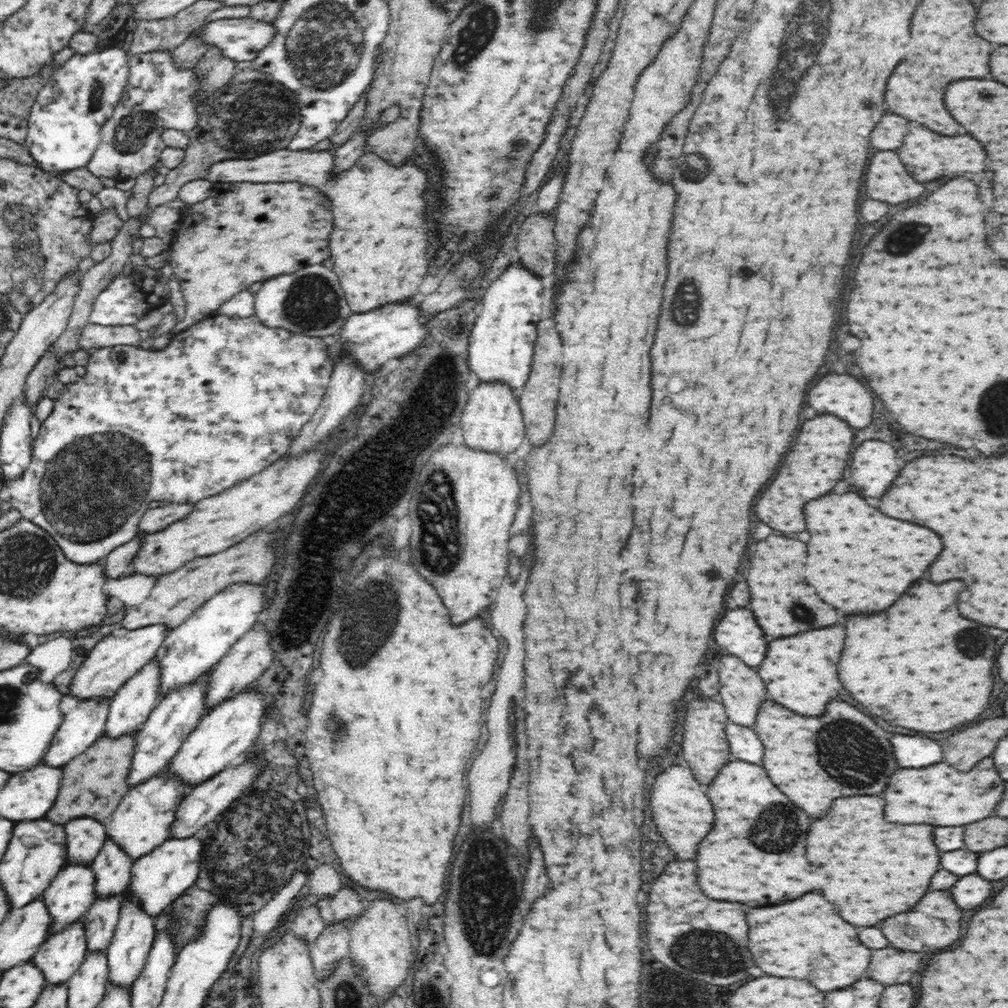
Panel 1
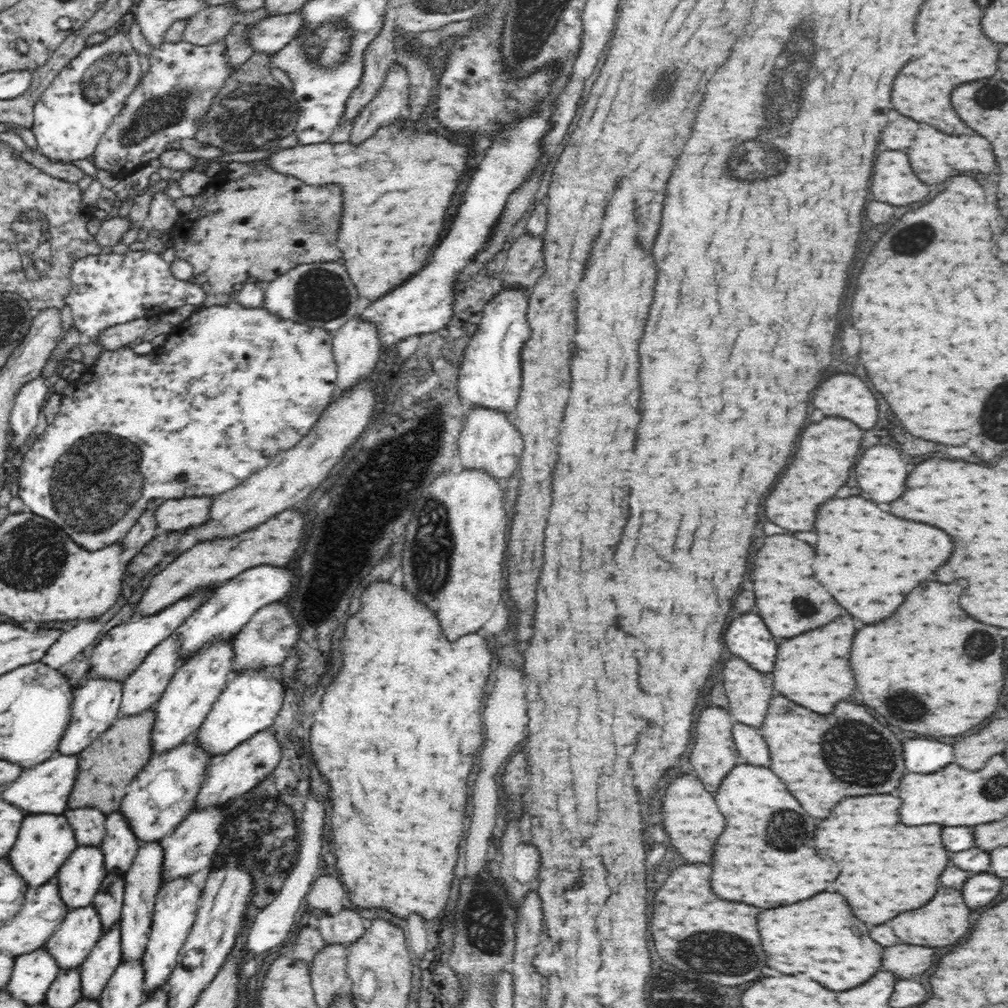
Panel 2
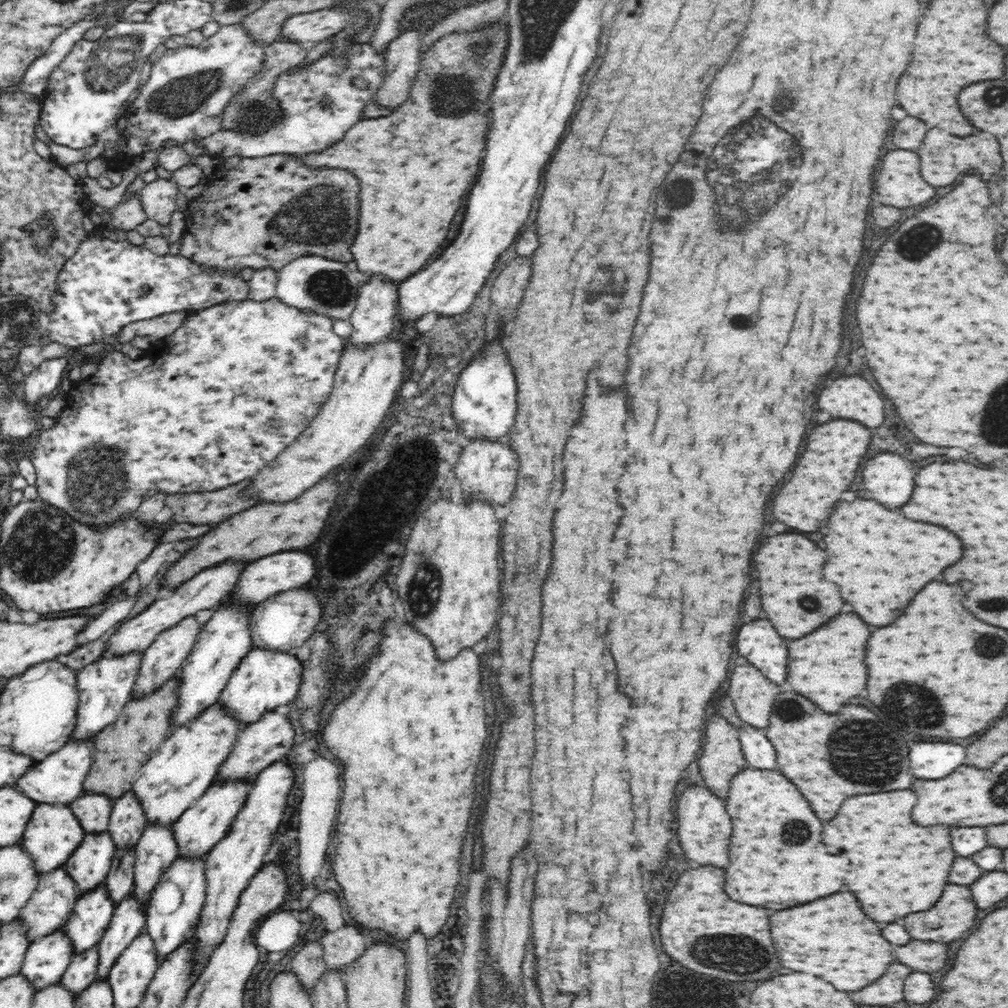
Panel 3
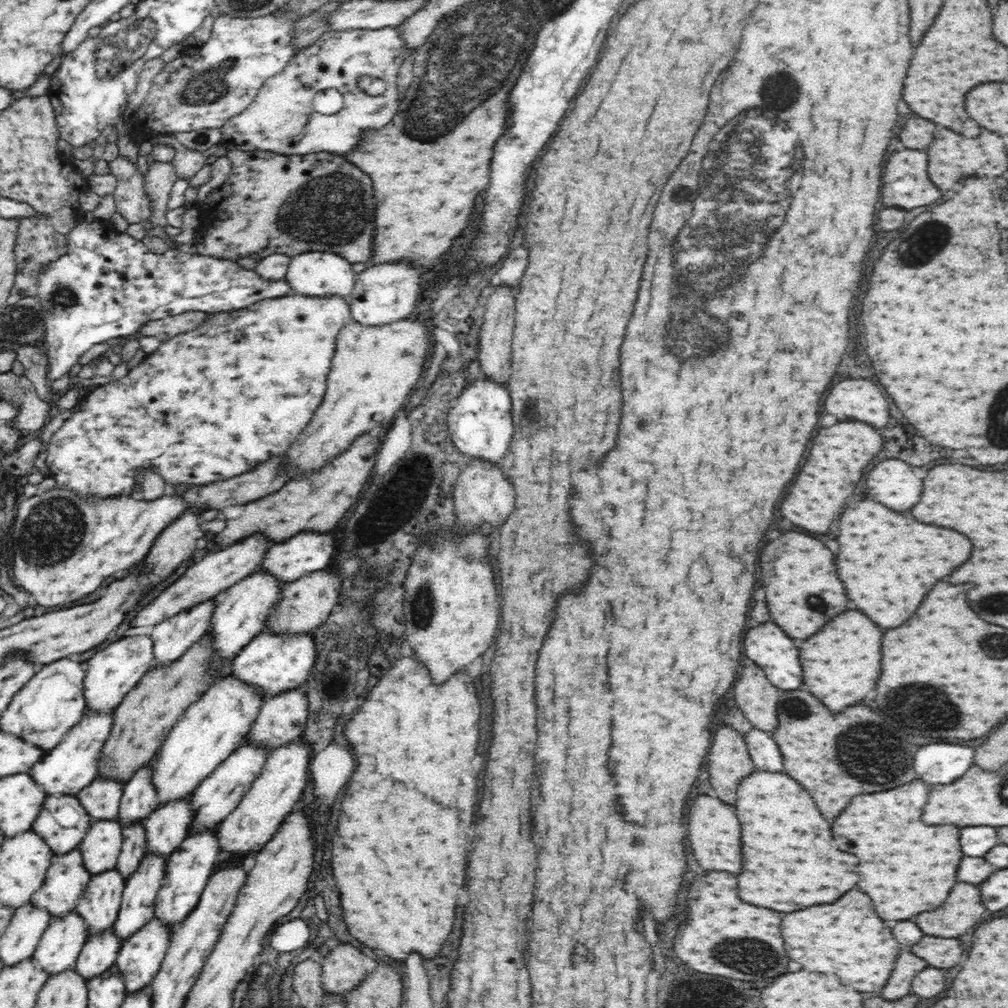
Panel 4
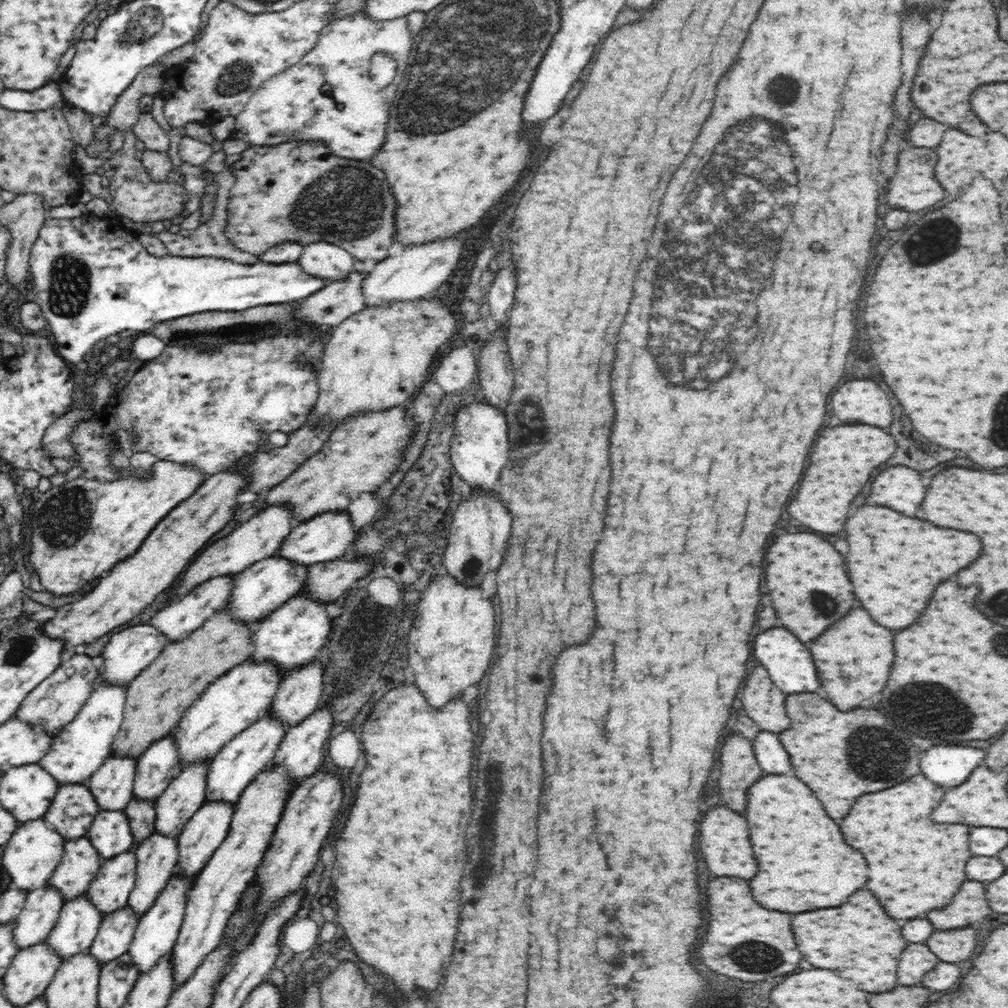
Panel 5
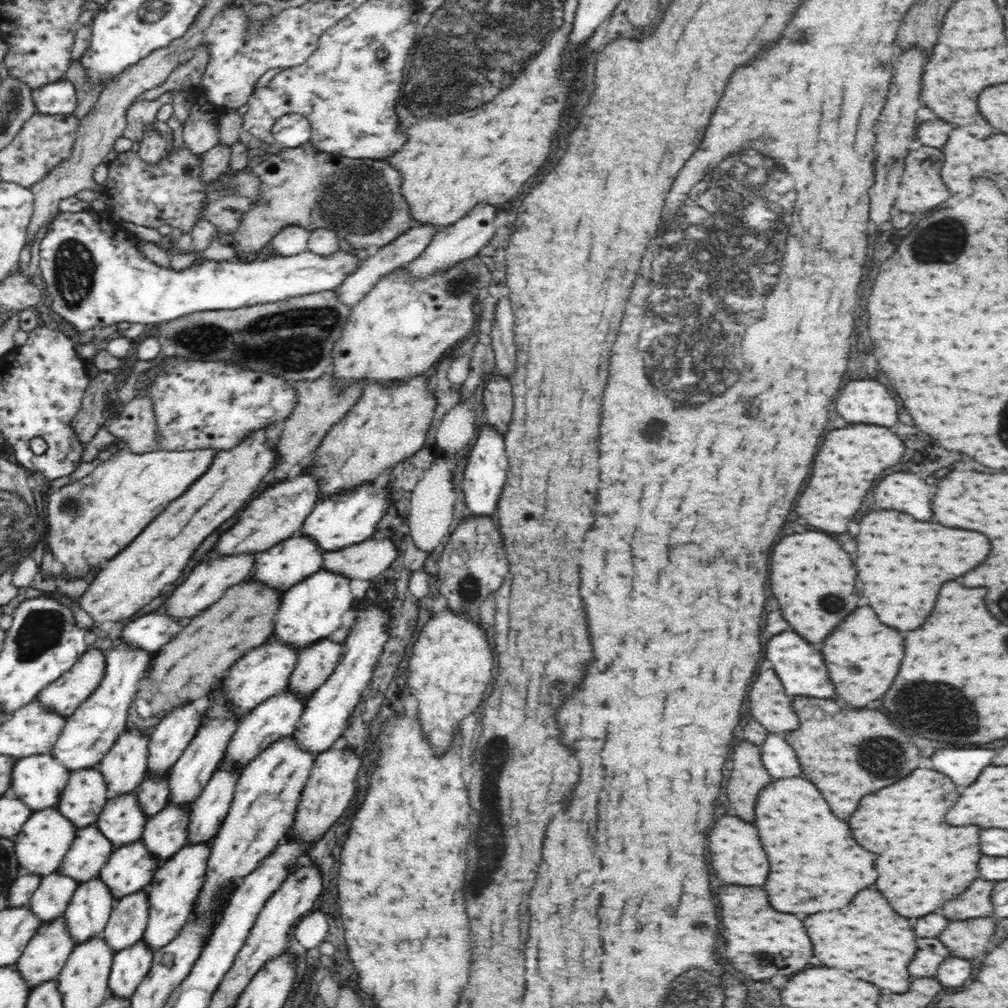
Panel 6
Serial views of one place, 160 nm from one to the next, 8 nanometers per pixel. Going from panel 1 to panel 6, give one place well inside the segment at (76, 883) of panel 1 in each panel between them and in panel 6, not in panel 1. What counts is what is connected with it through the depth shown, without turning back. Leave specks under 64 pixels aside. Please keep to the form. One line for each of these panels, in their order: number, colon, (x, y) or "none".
2: (79, 878)
3: (88, 866)
4: (100, 848)
5: (110, 834)
6: (121, 821)

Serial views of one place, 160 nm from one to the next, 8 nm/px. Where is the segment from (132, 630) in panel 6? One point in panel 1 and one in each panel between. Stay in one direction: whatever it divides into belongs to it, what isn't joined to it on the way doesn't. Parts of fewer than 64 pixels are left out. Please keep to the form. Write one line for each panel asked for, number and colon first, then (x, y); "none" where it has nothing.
1: (83, 726)
2: (96, 706)
3: (104, 687)
4: (111, 673)
5: (133, 649)

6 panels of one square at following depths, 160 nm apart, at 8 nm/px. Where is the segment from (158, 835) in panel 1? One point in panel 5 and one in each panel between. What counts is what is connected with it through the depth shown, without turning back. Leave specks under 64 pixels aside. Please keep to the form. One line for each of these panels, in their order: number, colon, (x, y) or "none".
2: (163, 793)
3: (176, 775)
4: (211, 729)
5: (229, 706)

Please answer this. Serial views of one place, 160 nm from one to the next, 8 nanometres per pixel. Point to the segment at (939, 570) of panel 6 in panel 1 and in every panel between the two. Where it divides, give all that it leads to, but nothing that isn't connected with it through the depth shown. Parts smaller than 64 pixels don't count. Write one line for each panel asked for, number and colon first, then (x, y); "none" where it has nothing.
1: (859, 560)
2: (870, 560)
3: (879, 560)
4: (888, 562)
5: (895, 563)

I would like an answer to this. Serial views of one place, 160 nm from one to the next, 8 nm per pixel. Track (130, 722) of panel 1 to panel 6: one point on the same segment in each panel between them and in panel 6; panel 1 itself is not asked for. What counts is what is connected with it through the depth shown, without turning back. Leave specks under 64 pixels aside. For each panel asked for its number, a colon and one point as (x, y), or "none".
2: (142, 690)
3: (162, 660)
4: (171, 638)
5: (176, 619)
6: (208, 582)

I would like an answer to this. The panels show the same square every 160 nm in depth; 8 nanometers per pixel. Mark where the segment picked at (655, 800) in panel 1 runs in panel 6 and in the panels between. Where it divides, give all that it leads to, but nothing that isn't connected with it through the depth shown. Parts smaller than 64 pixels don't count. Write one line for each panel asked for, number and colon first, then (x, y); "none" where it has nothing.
2: (693, 822)
3: (704, 828)
4: (713, 830)
5: (724, 841)
6: (736, 853)

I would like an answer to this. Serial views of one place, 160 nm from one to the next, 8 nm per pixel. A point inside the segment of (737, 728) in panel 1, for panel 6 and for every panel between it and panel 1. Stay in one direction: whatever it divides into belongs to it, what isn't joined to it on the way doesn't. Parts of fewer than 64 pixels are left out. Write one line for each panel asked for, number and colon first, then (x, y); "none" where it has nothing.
2: (751, 747)
3: (758, 751)
4: (762, 749)
5: (773, 758)
6: (778, 757)

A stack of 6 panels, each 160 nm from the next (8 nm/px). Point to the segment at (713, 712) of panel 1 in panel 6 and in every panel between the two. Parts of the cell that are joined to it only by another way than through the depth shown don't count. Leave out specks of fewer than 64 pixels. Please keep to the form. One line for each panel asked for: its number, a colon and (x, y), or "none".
2: (716, 755)
3: (721, 759)
4: (728, 762)
5: (738, 763)
6: (748, 776)

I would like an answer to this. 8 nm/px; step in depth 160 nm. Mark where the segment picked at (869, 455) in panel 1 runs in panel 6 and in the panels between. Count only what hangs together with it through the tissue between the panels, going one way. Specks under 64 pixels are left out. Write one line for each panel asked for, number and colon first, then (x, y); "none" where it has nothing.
2: (881, 474)
3: (888, 478)
4: (894, 483)
5: (899, 487)
6: (898, 492)

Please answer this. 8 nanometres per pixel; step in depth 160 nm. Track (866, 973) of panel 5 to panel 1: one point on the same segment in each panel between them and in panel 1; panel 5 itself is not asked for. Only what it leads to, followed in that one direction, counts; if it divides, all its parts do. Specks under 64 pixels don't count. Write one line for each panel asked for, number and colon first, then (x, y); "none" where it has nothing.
1: (805, 938)
2: (818, 936)
3: (832, 938)
4: (847, 938)

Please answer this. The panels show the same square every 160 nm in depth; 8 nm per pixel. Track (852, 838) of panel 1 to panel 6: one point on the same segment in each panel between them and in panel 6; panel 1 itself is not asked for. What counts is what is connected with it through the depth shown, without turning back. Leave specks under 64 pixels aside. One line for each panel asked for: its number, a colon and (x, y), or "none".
2: (887, 868)
3: (896, 867)
4: (906, 867)
5: (916, 865)
6: (936, 861)

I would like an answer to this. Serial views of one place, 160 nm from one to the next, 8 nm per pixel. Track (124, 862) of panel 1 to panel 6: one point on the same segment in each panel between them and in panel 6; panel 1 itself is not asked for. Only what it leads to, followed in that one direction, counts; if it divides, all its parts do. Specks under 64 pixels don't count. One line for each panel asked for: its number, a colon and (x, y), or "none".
2: (119, 846)
3: (127, 822)
4: (139, 798)
5: (158, 765)
6: (175, 731)

